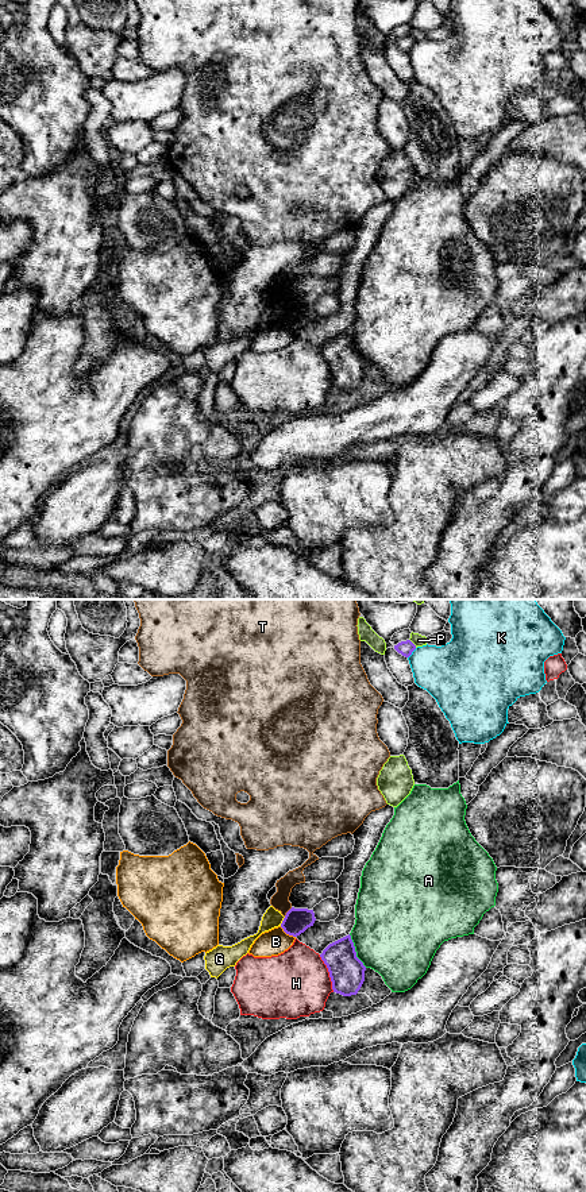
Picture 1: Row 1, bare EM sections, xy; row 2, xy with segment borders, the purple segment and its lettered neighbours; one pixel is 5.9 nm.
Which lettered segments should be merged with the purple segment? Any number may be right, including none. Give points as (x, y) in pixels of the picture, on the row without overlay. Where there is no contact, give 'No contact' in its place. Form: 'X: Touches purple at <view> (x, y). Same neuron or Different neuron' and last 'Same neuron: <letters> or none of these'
A: Touches purple at xy (354, 346). Different neuron
B: Touches purple at xy (288, 328). Different neuron
G: Touches purple at xy (282, 316). Different neuron
H: Touches purple at xy (330, 369). Different neuron
K: Touches purple at xy (411, 49). Different neuron
P: Touches purple at xy (412, 38). Different neuron
T: Touches purple at xy (288, 307). Different neuron
Same neuron: none of these

